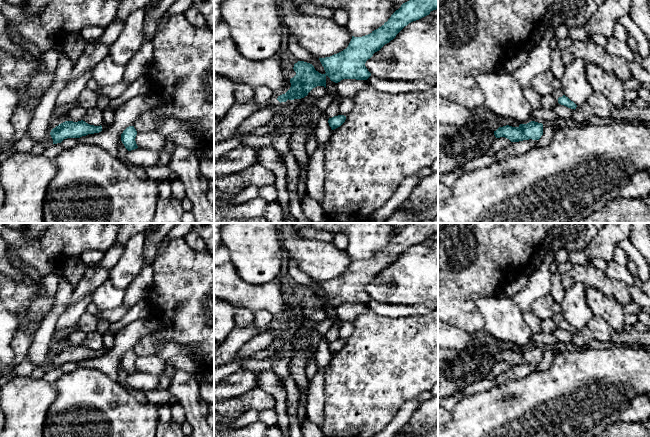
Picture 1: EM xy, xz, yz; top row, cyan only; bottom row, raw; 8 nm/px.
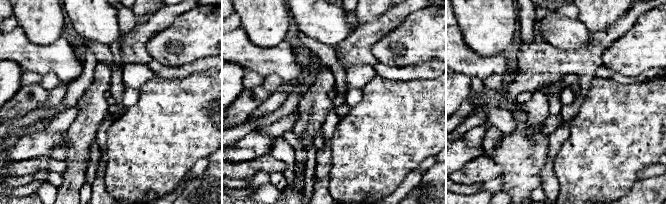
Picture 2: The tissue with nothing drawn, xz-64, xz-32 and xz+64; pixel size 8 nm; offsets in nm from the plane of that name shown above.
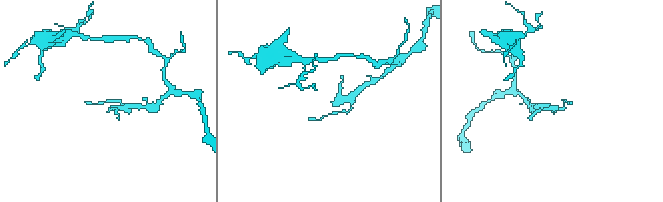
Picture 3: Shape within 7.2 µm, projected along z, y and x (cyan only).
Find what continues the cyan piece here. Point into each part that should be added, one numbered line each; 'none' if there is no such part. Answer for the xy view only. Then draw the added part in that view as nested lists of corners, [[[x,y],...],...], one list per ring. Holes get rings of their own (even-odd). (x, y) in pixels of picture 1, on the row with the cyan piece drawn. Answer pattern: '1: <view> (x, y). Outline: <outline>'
1: xy (39, 148). Outline: [[[49,134],[47,138],[41,142],[35,143],[33,146],[31,153],[34,155],[40,155],[45,152],[45,150],[53,144],[53,139]]]

